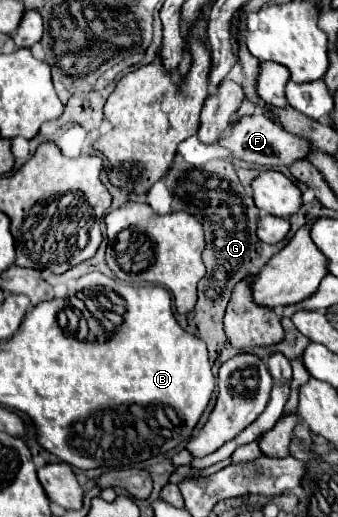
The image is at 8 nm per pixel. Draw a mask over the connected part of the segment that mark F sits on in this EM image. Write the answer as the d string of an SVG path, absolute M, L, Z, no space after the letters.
M252 114L252 116L242 116L236 122L230 122L226 128L226 134L218 138L216 146L228 150L236 160L244 160L250 164L258 166L290 166L294 160L306 158L310 152L310 142L304 142L304 138L298 138L278 124L274 124L270 118L264 114Z

